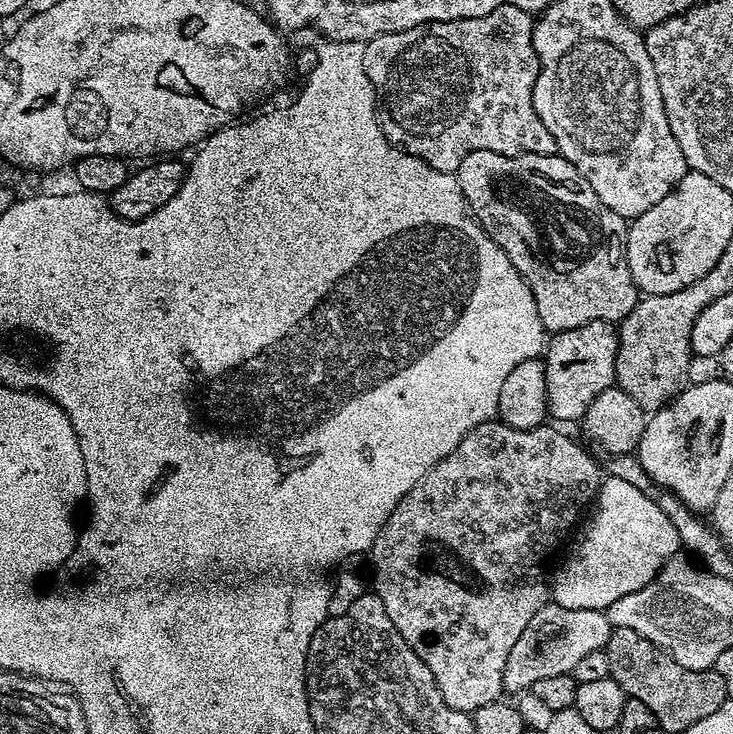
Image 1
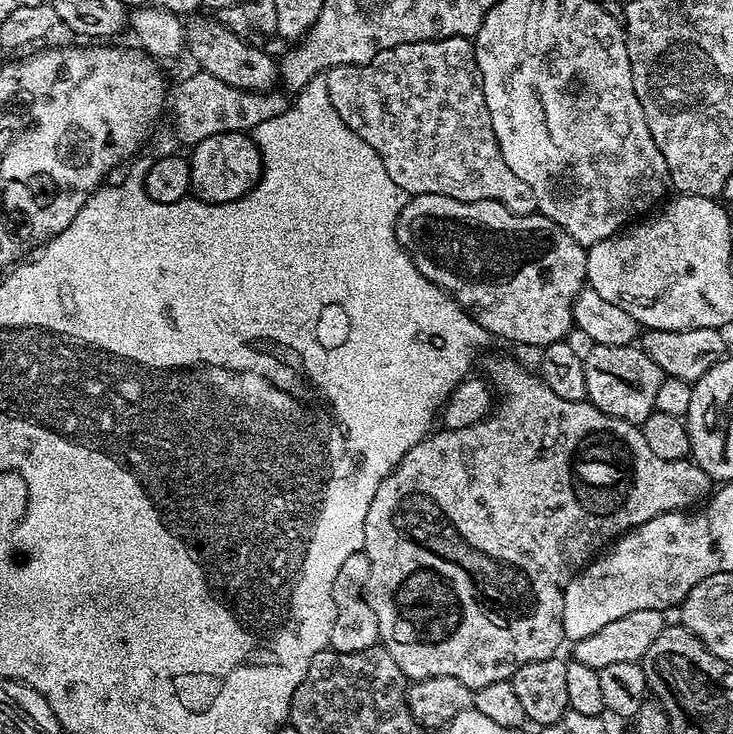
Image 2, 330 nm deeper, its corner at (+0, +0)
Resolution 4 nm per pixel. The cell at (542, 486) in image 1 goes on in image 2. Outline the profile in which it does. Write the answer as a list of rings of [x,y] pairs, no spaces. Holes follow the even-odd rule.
[[[492,356],[485,362],[484,368],[488,371],[486,376],[490,381],[491,387],[498,393],[499,399],[501,396],[504,401],[502,401],[501,404],[499,401],[499,403],[495,405],[492,415],[486,417],[486,419],[480,420],[476,424],[471,424],[465,428],[433,431],[431,434],[425,436],[422,442],[418,442],[406,453],[402,458],[402,462],[398,462],[398,466],[395,470],[378,486],[378,494],[374,494],[374,502],[370,502],[370,510],[366,510],[363,550],[370,558],[370,578],[366,578],[364,597],[366,598],[366,602],[370,602],[370,610],[374,610],[374,618],[378,618],[380,644],[390,654],[390,658],[394,658],[394,662],[398,662],[398,670],[402,670],[402,674],[405,678],[412,682],[425,680],[426,678],[458,678],[458,682],[466,682],[466,686],[473,690],[481,688],[482,686],[490,686],[490,682],[511,680],[519,668],[526,666],[526,662],[553,659],[553,657],[559,653],[556,651],[559,650],[560,644],[563,645],[565,643],[564,627],[562,626],[564,591],[568,583],[576,577],[576,573],[585,567],[601,549],[611,545],[613,541],[623,536],[624,533],[631,532],[633,528],[637,528],[640,524],[650,522],[650,518],[654,518],[655,516],[661,516],[667,512],[682,512],[691,509],[693,506],[707,501],[714,488],[714,481],[708,477],[706,470],[702,470],[691,459],[663,460],[662,458],[658,458],[658,454],[654,454],[654,450],[650,450],[650,446],[646,443],[646,438],[641,434],[637,425],[631,424],[629,420],[614,418],[610,414],[598,410],[594,405],[588,403],[587,399],[570,402],[566,398],[558,398],[558,394],[554,394],[554,390],[550,390],[550,386],[546,386],[546,382],[541,380],[535,371],[527,372],[526,369],[519,368],[510,357]]]

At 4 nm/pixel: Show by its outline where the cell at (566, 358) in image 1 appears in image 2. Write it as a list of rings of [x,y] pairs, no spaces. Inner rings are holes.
[[[592,344],[584,356],[586,370],[586,399],[598,410],[614,418],[629,420],[639,425],[651,412],[655,412],[658,388],[665,380],[664,371],[644,352],[643,348],[626,346],[602,346]]]

